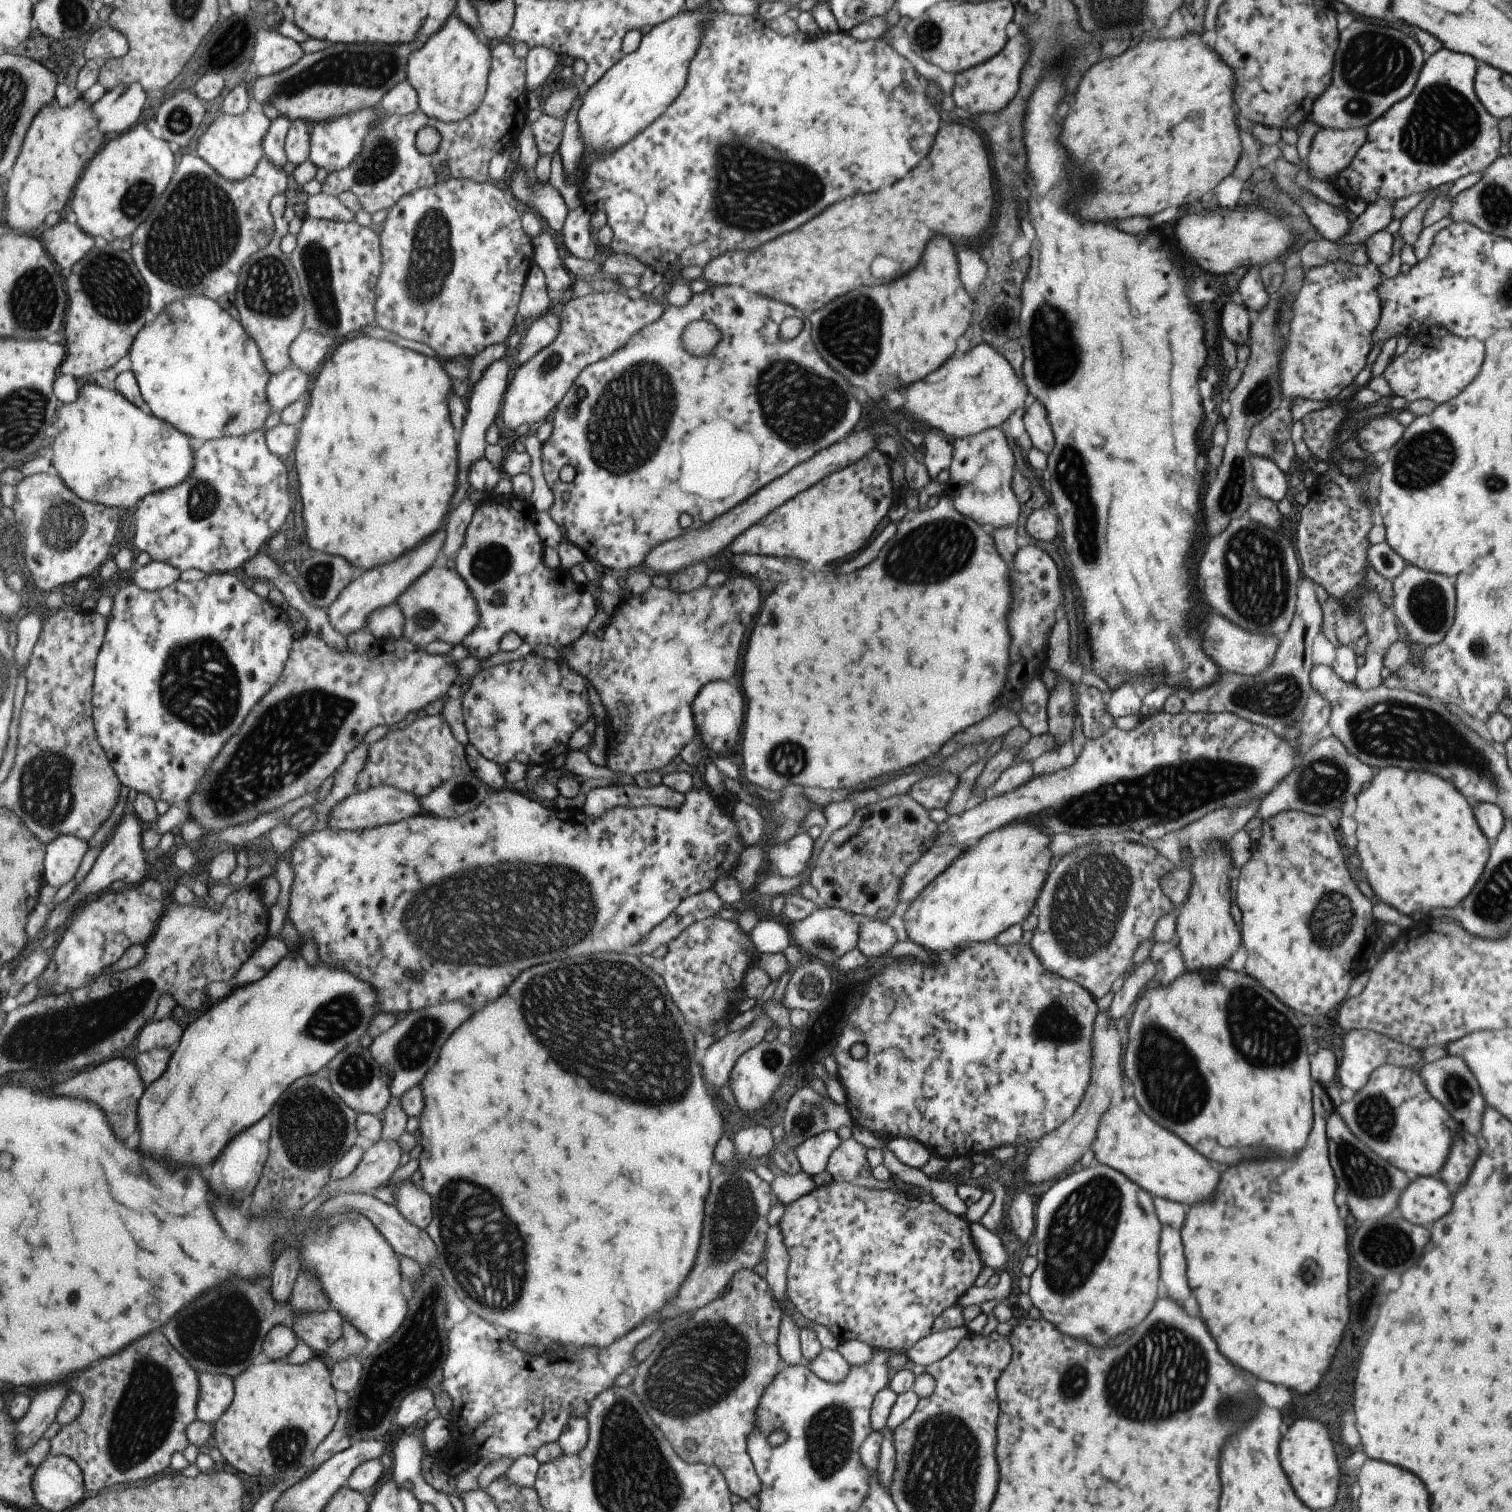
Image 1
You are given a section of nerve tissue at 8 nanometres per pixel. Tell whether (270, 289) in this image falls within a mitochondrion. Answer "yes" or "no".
yes

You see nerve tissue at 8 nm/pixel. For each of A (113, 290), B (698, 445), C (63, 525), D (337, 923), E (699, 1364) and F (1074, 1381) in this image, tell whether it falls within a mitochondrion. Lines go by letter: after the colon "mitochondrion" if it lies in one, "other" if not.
A: mitochondrion
B: other
C: mitochondrion
D: other
E: mitochondrion
F: mitochondrion

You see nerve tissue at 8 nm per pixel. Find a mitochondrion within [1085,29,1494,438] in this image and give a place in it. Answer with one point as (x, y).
(1442, 122)

